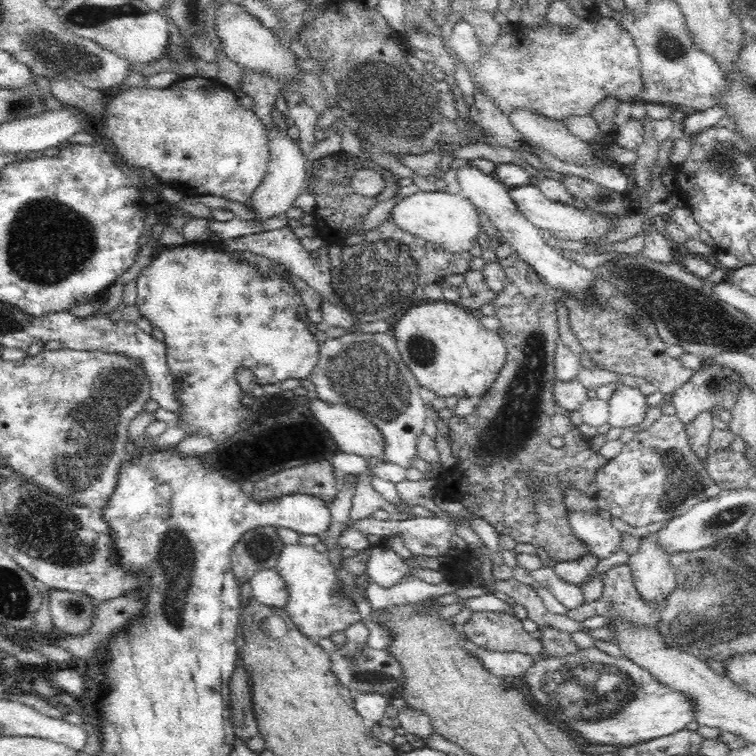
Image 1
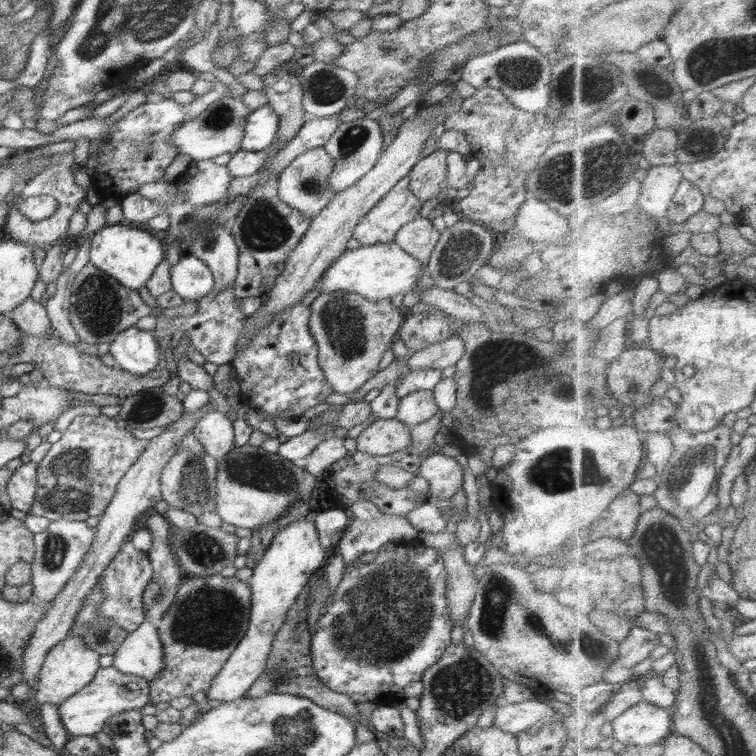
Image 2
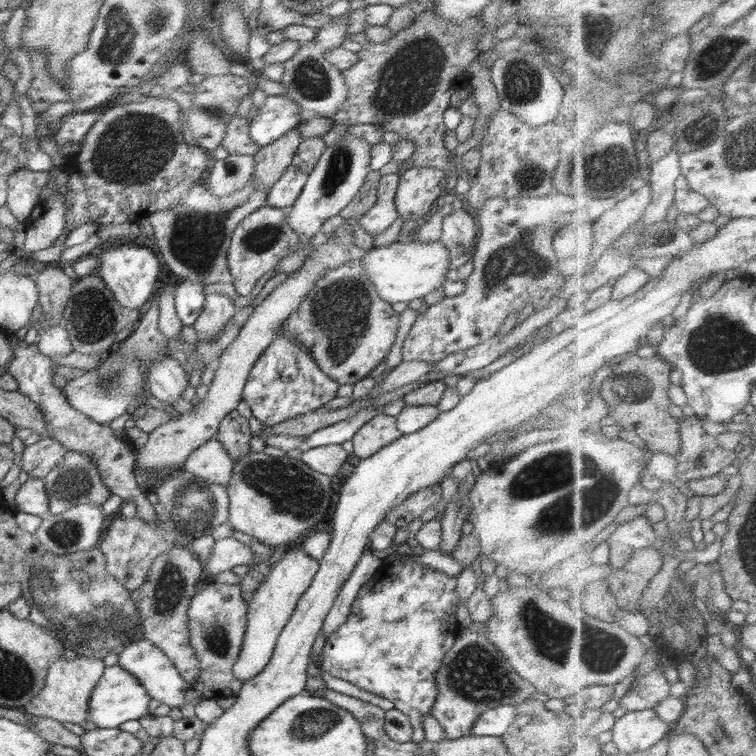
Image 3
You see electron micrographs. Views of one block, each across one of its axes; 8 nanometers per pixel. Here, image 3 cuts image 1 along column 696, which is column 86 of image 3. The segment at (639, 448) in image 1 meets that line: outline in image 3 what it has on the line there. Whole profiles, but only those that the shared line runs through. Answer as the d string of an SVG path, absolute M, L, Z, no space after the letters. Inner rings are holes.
M75 451L66 453L66 457L42 479L49 498L48 516L66 512L79 504L102 506L104 501L112 495L109 488L102 484L94 459L86 457L84 453Z

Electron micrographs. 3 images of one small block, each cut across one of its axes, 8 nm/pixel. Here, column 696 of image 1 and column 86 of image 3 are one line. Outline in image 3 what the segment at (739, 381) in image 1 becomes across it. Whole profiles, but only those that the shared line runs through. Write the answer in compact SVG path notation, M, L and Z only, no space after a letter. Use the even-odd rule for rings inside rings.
M157 292L148 305L143 309L143 314L138 320L136 328L123 341L115 344L106 355L101 364L92 371L86 371L84 376L67 382L62 390L68 404L88 416L98 424L109 425L114 419L127 413L133 400L142 400L148 395L146 370L153 362L169 356L167 344L171 343L158 328L159 306Z

